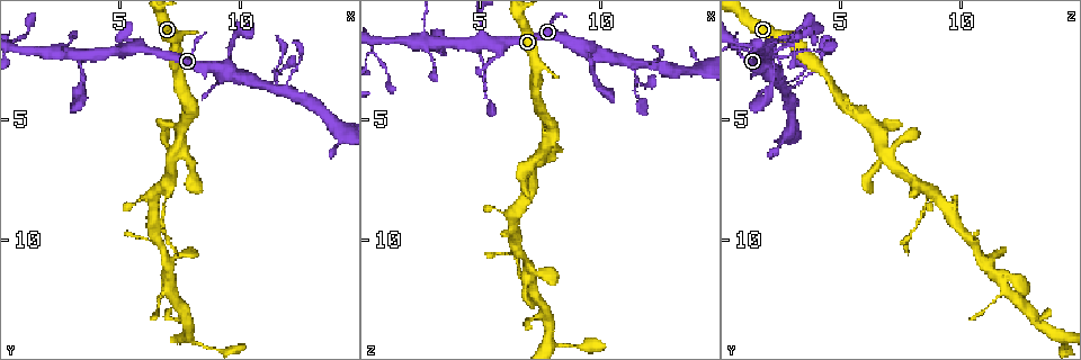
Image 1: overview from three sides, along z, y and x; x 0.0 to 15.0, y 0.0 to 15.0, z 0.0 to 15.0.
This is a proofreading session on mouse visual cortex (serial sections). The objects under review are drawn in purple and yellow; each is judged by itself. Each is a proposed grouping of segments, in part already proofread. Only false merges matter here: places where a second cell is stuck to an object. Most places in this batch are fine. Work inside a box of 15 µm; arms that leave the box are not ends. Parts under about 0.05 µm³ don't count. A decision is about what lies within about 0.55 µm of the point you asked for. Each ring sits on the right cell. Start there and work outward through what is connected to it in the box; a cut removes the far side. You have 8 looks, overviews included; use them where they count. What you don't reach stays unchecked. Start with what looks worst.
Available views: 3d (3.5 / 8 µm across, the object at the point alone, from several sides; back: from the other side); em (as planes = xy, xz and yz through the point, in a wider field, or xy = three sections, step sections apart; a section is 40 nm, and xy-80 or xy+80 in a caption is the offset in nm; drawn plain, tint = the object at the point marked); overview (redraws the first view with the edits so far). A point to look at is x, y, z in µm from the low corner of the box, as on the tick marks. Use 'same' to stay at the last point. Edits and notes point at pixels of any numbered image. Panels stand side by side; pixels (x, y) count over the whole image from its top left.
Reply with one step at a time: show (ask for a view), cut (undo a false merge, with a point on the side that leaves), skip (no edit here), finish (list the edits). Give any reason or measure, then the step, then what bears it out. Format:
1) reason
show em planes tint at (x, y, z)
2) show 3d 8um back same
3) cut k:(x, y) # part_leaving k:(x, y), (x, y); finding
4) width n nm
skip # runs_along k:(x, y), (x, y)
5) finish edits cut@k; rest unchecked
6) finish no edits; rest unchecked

four-way junction
show 3d 3.5um at (5.0, 1.9, 1.5)

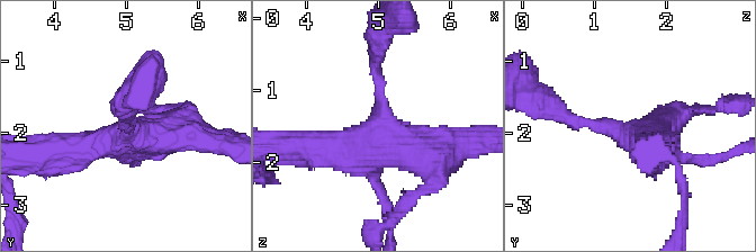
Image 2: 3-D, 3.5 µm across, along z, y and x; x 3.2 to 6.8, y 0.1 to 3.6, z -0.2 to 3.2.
arms 4; arm_widths 150, 150, 350, 450 nm
show em xy step 5 tint at (5.05, 2.00, 1.50)

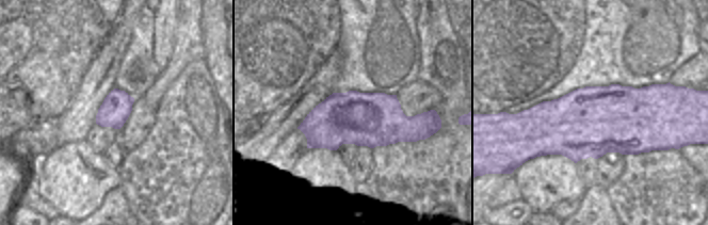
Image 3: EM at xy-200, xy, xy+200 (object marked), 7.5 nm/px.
skip # continuous, no second cell

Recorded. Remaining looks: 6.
arms part here
show 3d 8um at (6.6, 7.8, 8.6)

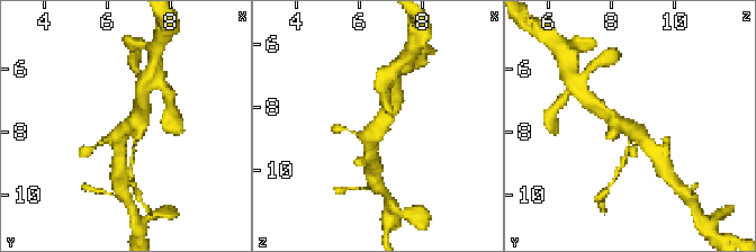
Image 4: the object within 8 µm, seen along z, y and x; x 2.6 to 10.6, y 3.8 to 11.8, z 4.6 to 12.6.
shape alone is not enough
show em xy step 1 tint at (6.6, 7.9, 8.6)

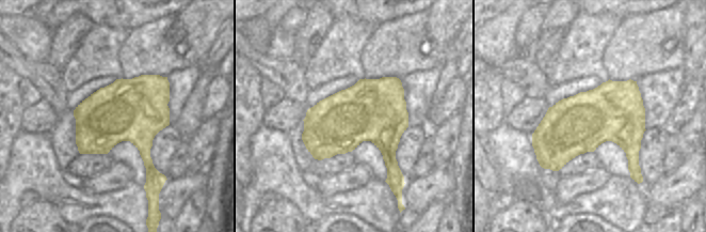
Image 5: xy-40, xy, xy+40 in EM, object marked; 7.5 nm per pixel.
skip # runs_along 4:(606, 111), (650, 149); all the same cell

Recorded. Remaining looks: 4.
narrows sharply
show 3d 3.5um at (2.6, 2.1, 1.2)

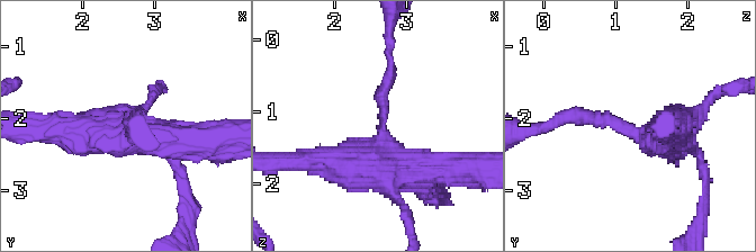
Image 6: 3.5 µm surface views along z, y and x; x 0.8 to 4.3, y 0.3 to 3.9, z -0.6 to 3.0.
arm_widths 150, 500 nm
show em xy step 1 tint at (2.65, 2.05, 1.15)

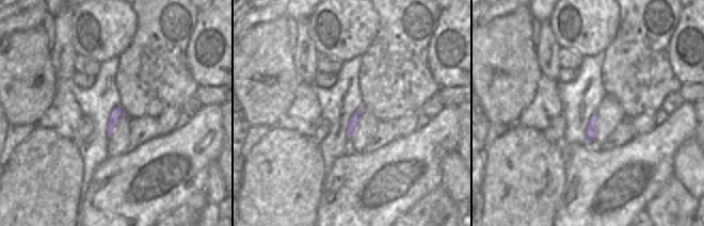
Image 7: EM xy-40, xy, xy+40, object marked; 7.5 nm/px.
skip # runs_along 6:(672, 135), (582, 115), (554, 122); continuous, no second cell

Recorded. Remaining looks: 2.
finish no edits; rest unchecked

